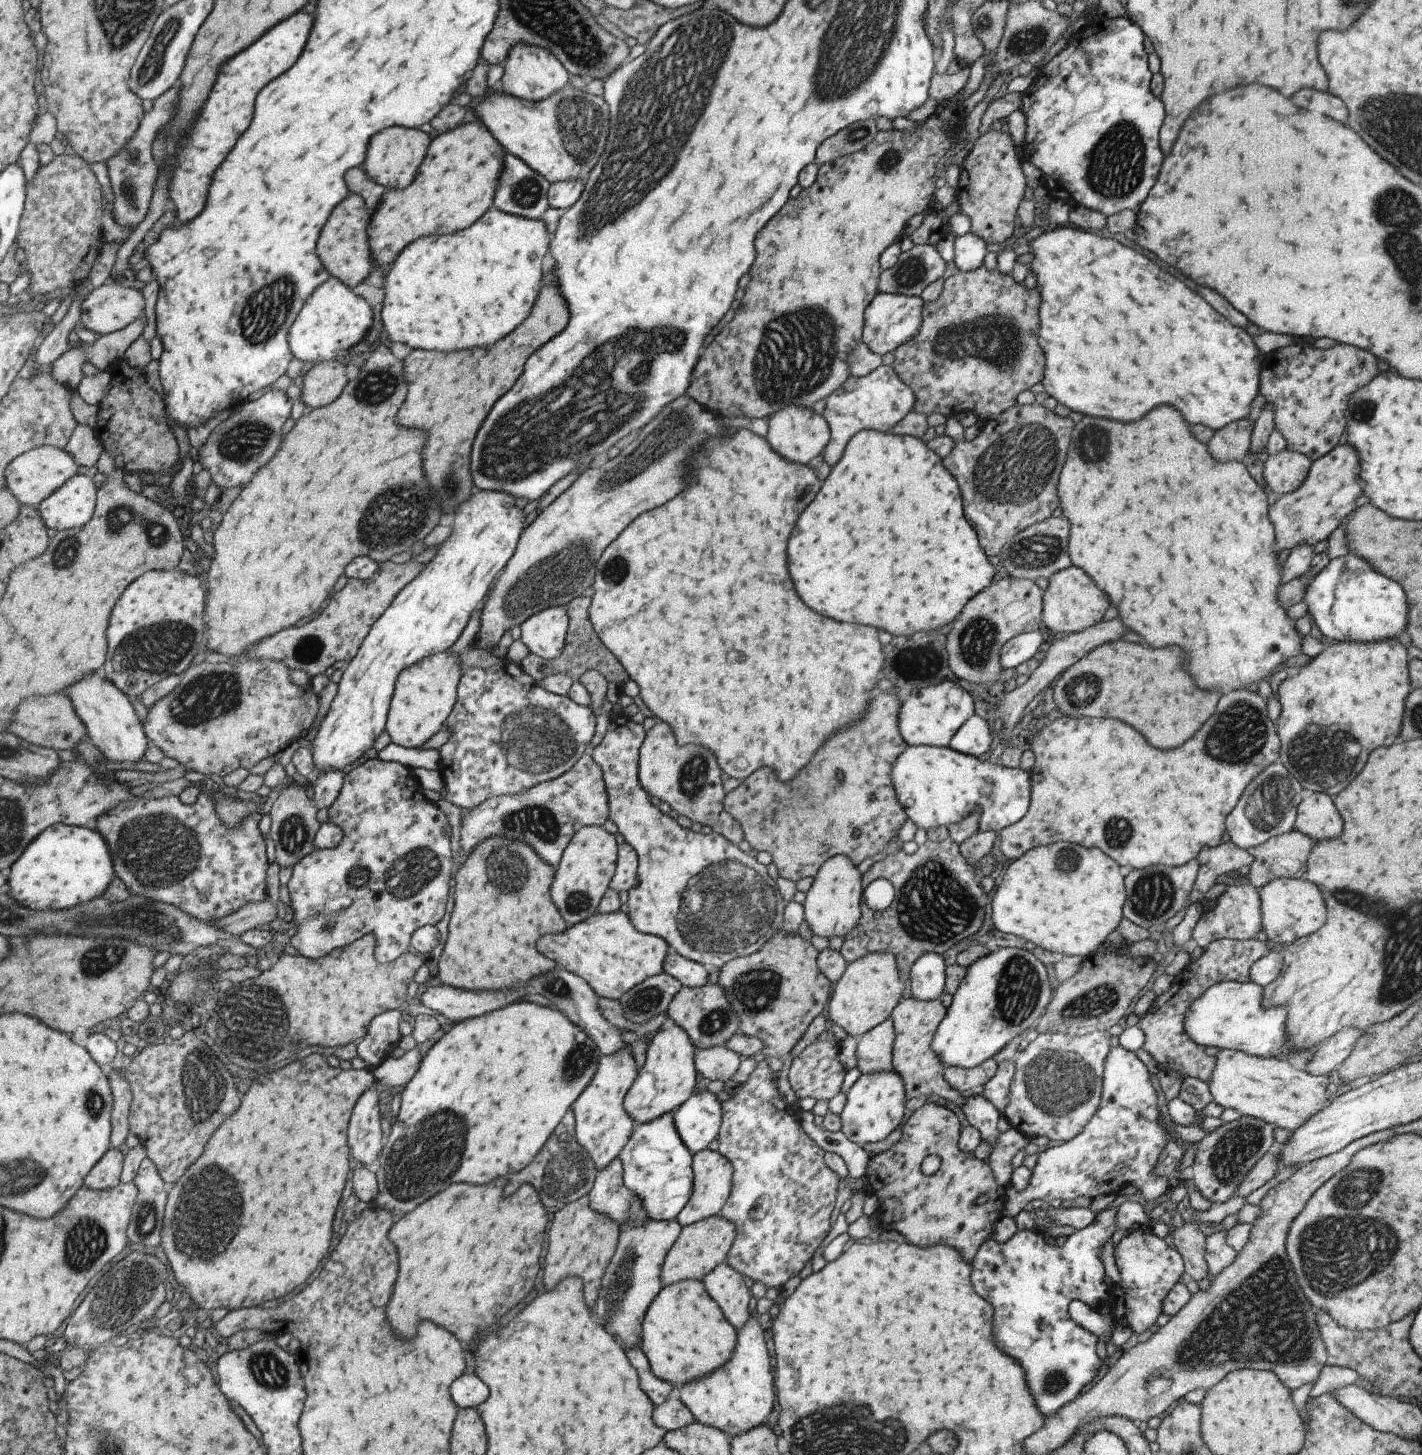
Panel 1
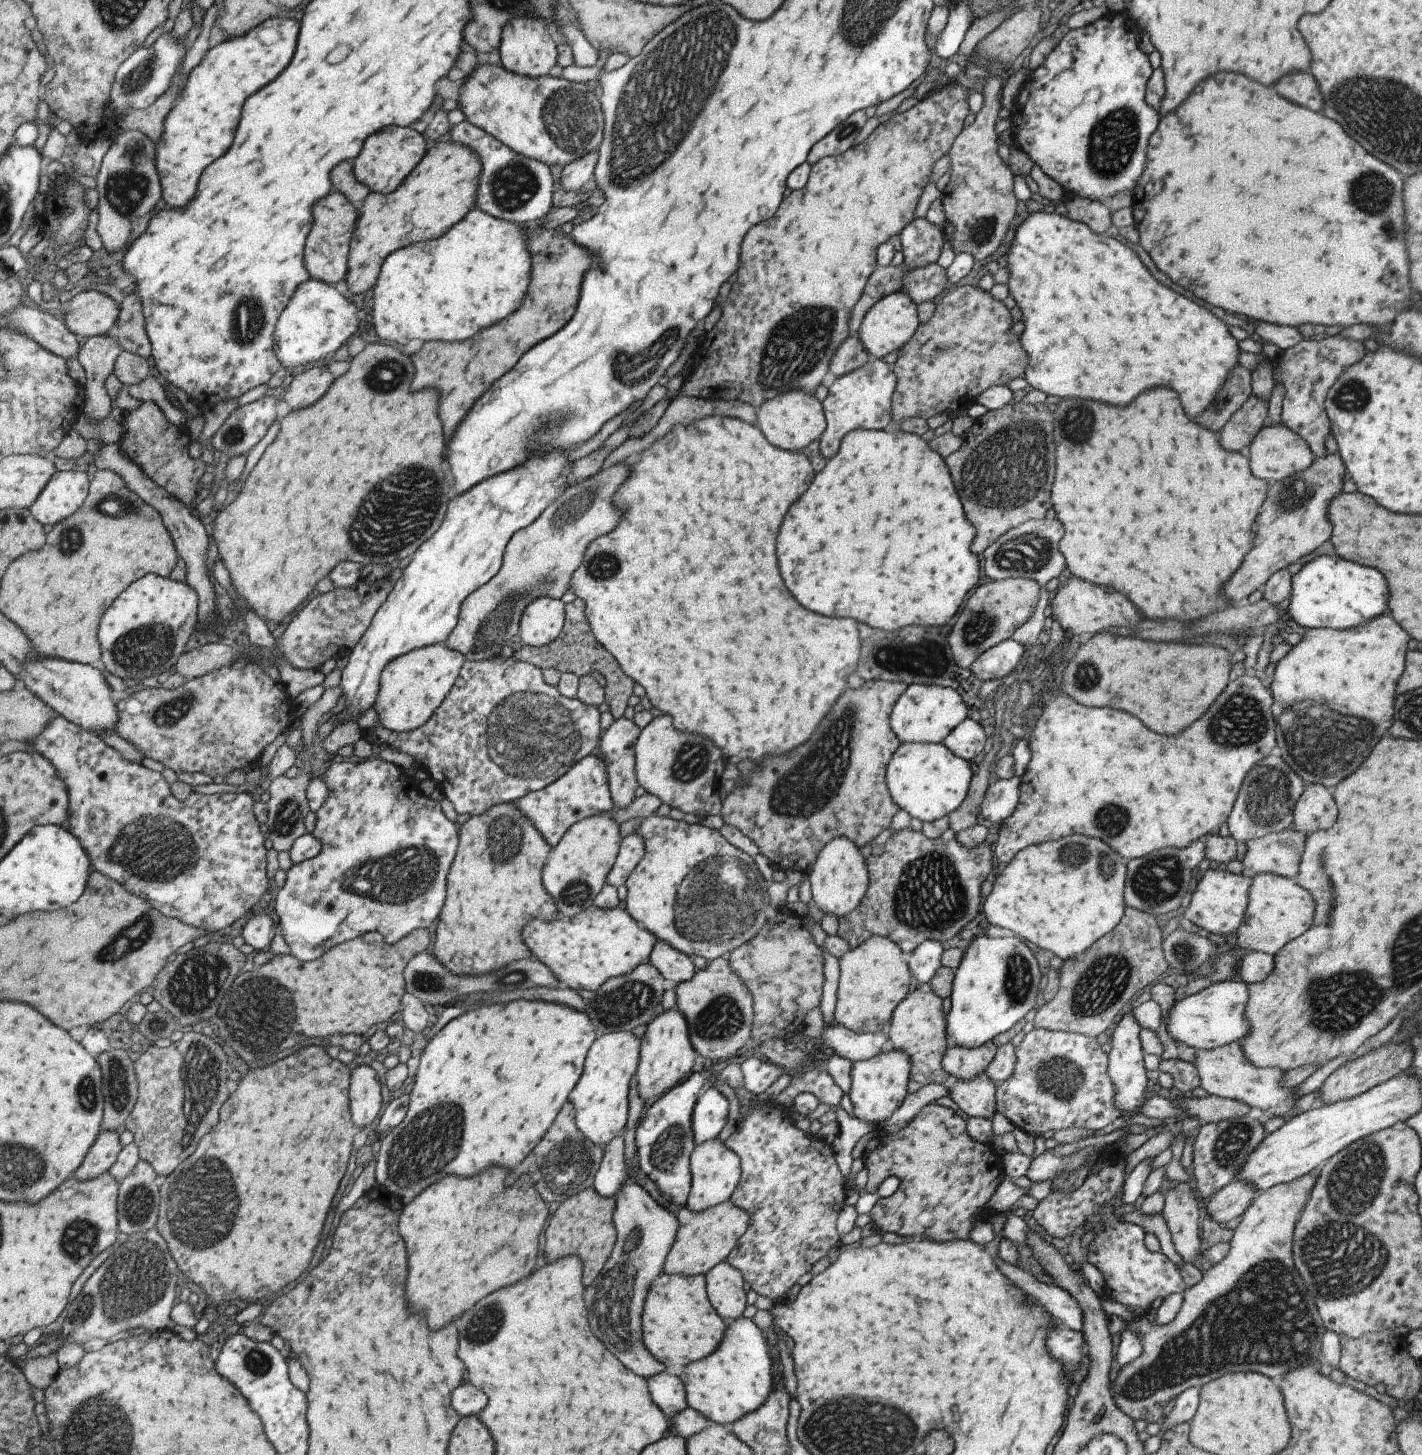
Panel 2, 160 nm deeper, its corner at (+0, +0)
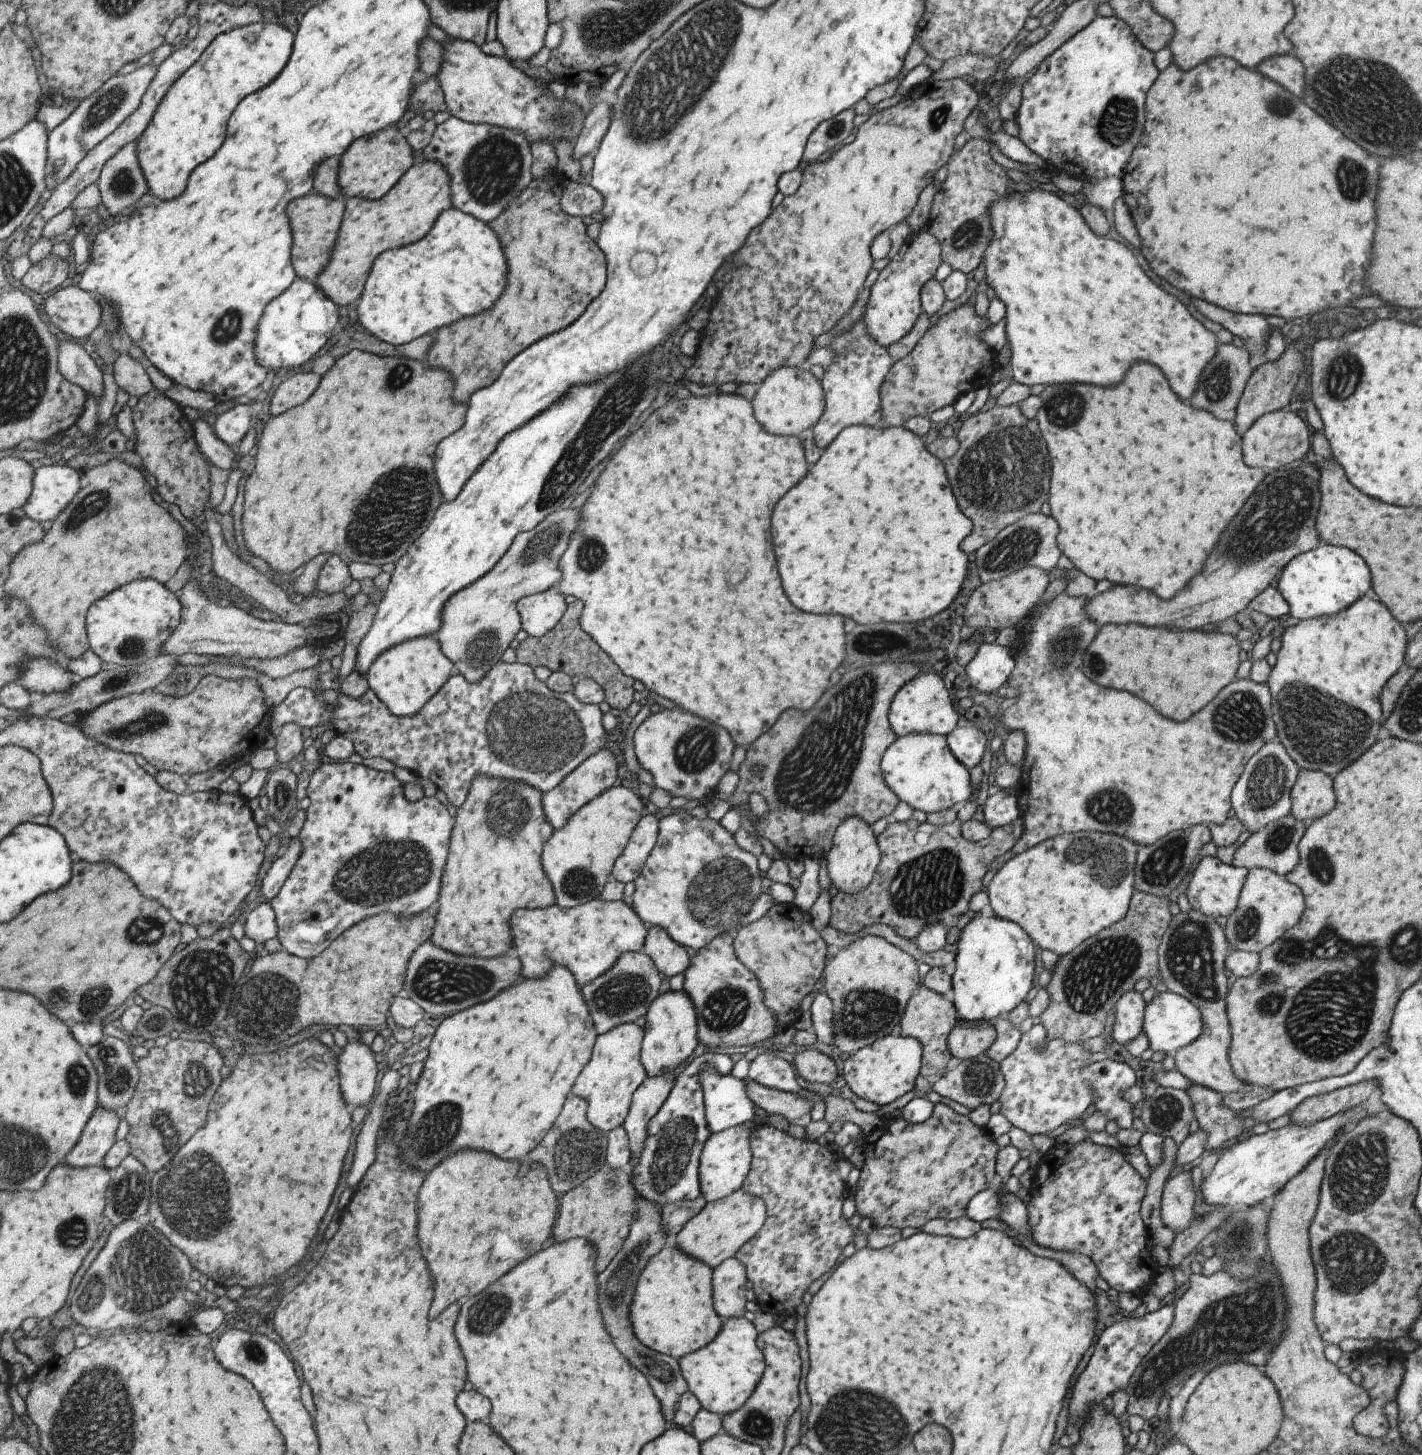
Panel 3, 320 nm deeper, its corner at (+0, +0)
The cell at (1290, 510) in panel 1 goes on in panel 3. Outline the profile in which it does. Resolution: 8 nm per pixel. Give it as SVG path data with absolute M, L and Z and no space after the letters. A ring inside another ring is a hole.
M1308 459L1266 472L1253 496L1247 498L1221 532L1219 542L1215 542L1213 550L1207 554L1199 574L1195 574L1173 598L1161 600L1143 588L1133 590L1131 586L1113 586L1111 590L1087 598L1087 618L1098 629L1107 622L1137 622L1143 626L1181 630L1234 619L1237 613L1247 612L1247 604L1269 587L1287 562L1317 546L1320 539L1315 520L1319 496L1319 468Z

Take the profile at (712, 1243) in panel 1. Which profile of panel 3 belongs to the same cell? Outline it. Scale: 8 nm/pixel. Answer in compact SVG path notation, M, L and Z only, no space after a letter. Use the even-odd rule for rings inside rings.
M735 1190L733 1194L729 1194L721 1200L706 1202L695 1216L682 1224L681 1230L673 1236L672 1243L683 1254L687 1254L713 1269L723 1260L734 1257L735 1252L763 1226L765 1218L767 1218L767 1214L765 1214L765 1206L763 1206L761 1198L751 1196L745 1190Z

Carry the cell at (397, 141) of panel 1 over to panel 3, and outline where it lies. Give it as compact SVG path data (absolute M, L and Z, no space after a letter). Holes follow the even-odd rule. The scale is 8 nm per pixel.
M391 127L373 134L373 138L363 138L351 146L343 156L343 176L339 180L348 197L380 200L399 184L399 180L413 168L413 146L398 128Z

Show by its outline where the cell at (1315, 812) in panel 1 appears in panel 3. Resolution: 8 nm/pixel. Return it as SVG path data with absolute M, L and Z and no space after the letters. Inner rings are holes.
M1299 769L1289 799L1292 801L1290 814L1297 820L1307 822L1311 816L1321 816L1335 804L1331 778L1317 770Z

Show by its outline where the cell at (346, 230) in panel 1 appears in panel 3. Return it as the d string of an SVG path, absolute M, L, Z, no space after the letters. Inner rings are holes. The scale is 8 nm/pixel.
M315 192L291 202L291 206L287 208L287 214L291 220L291 228L293 228L293 238L295 238L293 266L297 270L298 277L316 282L319 274L323 274L323 270L329 266L331 256L335 254L335 246L341 234L346 212L347 204L343 198L339 200L325 198Z

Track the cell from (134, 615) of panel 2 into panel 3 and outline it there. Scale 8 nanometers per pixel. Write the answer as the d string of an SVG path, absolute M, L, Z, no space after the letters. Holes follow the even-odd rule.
M145 578L124 585L107 598L101 598L87 614L92 650L108 667L135 668L157 660L163 644L171 638L171 634L175 634L183 618L182 600L174 593L159 580Z

